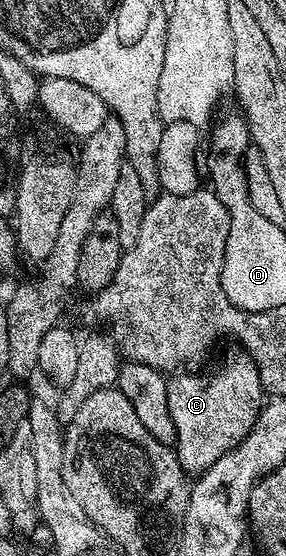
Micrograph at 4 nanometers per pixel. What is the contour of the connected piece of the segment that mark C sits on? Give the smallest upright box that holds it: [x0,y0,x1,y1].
[166,347,266,475]

